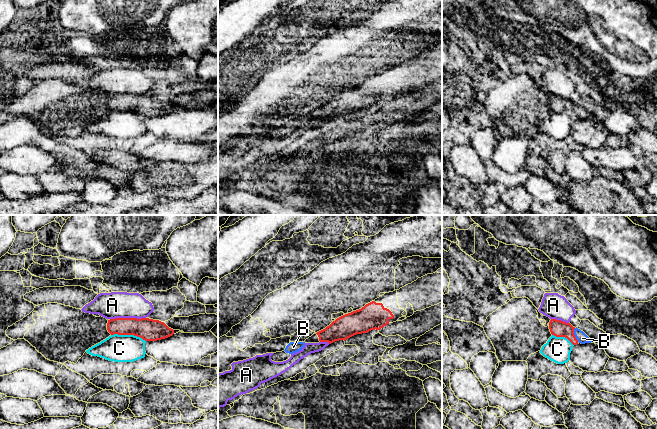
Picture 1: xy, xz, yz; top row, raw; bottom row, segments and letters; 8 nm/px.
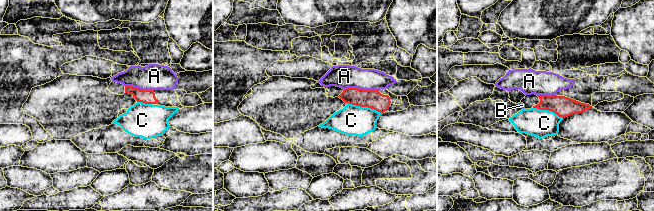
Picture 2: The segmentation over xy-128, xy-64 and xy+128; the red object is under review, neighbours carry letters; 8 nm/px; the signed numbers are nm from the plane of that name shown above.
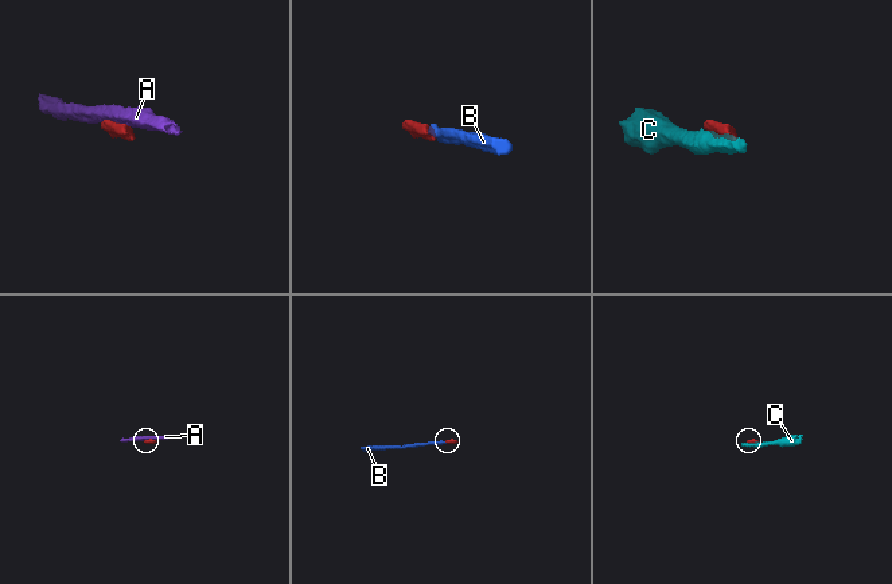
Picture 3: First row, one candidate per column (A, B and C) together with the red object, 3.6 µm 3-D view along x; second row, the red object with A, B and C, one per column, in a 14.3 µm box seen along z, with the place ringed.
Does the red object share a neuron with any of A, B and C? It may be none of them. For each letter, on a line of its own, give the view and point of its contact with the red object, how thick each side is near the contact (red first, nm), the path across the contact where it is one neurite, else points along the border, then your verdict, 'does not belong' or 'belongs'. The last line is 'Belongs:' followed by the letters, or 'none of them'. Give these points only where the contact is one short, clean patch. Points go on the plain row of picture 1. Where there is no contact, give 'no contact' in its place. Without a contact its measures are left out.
A: xy (127, 94) | 180/220 nm | does not belong
B: yz (574, 111) | 140/90 nm | belongs
C: xy (128, 110) | 180/220 nm | does not belong
Belongs: B

